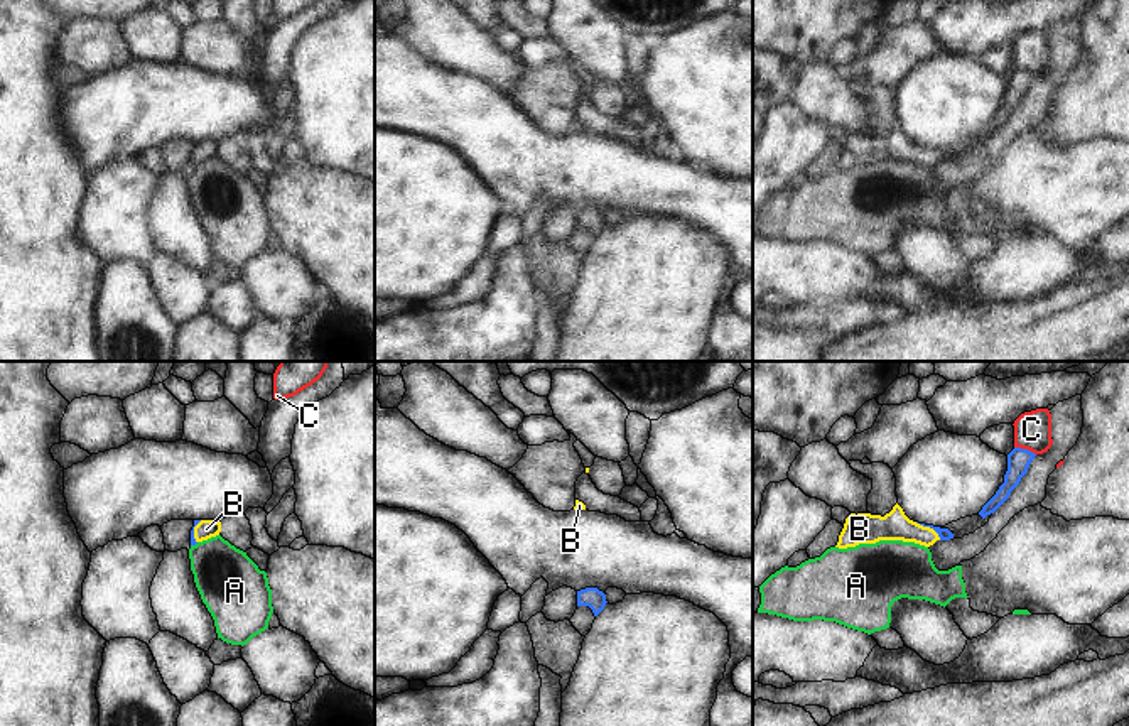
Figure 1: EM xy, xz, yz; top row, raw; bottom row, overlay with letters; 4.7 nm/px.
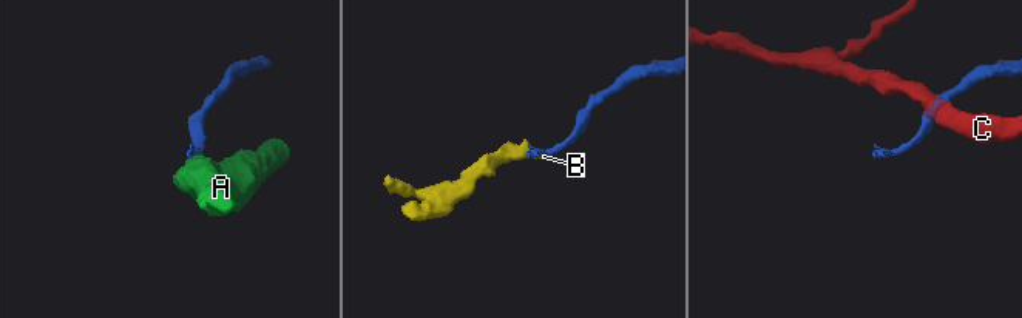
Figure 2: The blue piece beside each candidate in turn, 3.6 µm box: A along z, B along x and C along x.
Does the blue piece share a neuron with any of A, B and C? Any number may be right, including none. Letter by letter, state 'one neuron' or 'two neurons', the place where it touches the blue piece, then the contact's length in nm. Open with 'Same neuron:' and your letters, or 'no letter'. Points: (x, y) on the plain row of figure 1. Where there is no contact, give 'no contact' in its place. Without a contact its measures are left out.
Same neuron: B
A: two neurons | xy (194, 166) | 40 nm
B: one neuron | yz (929, 147) | 150 nm
C: two neurons | yz (1025, 71) | 110 nm

